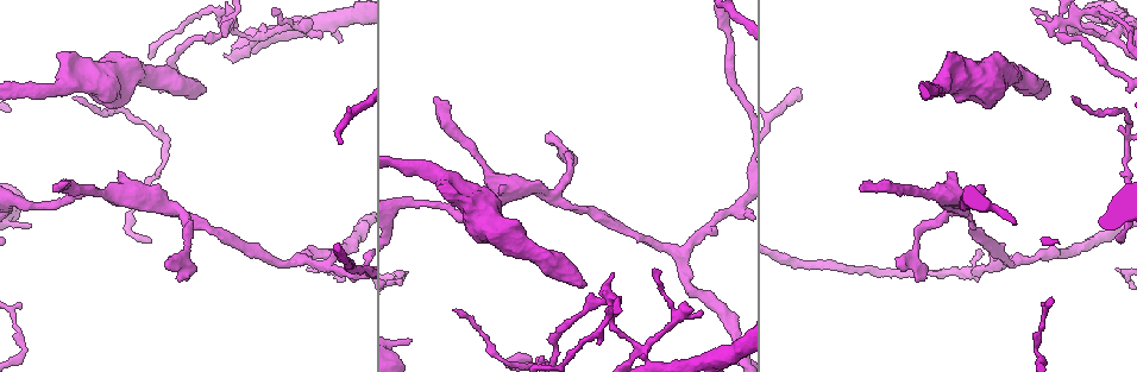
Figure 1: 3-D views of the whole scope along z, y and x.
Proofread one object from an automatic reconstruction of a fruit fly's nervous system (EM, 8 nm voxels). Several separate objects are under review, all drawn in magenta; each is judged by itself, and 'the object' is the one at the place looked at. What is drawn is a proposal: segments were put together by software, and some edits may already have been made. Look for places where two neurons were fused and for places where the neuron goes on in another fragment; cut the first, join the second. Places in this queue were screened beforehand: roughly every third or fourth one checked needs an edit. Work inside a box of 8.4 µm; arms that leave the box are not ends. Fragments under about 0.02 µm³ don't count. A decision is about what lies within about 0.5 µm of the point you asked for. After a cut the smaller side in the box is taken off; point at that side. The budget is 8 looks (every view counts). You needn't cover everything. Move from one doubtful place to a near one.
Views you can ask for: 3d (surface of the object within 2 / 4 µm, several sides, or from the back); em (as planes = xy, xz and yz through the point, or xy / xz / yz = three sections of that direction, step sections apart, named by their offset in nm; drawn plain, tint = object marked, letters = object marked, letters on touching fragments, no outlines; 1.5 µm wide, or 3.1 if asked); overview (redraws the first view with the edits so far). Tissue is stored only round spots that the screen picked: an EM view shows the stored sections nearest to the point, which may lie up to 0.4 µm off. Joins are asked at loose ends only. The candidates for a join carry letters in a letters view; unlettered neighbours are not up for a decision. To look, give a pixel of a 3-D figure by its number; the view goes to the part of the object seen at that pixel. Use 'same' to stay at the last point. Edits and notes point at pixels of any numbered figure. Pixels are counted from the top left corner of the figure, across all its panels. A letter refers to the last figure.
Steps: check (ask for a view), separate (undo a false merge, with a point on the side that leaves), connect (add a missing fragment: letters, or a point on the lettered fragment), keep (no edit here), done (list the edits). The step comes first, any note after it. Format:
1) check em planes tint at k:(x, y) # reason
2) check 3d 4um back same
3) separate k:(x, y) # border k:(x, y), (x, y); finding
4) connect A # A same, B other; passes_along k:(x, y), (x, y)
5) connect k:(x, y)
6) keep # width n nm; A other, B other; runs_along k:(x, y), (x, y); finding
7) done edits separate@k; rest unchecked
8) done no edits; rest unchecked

check em planes letters at 1:(434, 99) # branch stops here

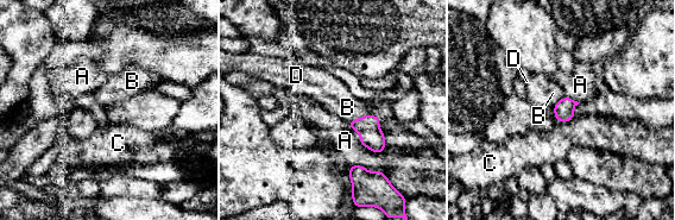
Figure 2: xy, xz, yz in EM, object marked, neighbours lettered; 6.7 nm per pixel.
keep # A other, B other, C other, D other; none of them fits

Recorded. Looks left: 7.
check em yz step 4 tint at 1:(112, 194) # thick turns thin

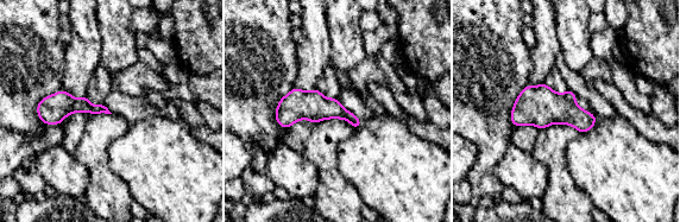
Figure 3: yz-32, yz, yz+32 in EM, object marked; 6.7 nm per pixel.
check em xz step 4 letters same # cut it another way

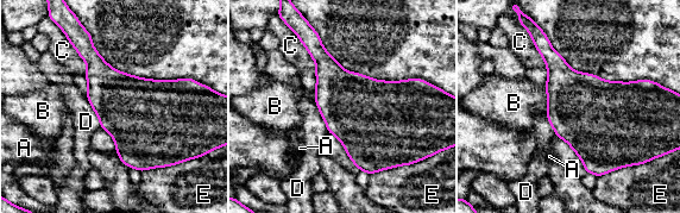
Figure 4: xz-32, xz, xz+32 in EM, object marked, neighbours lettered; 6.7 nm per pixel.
keep # longest_contact C 280 nm; A other, B other, C other, D other, E other; border 4:(84, 95), (100, 126); one neuron here

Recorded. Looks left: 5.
check em yz step 4 tint at 1:(1050, 90) # end of a long branch

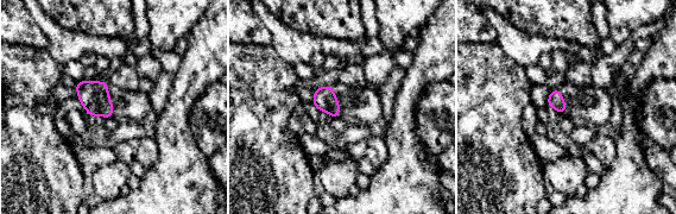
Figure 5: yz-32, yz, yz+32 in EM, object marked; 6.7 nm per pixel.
check em planes letters same

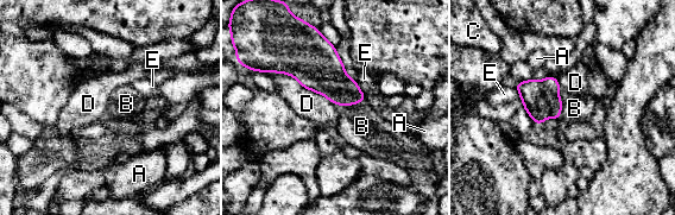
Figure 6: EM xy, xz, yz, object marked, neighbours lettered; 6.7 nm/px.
connect B # A other, B same, C other, D other, E other; passes_along 6:(541, 99), (561, 103), (574, 108); it goes on there

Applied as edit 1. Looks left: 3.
done edits connect@6; rest unchecked

